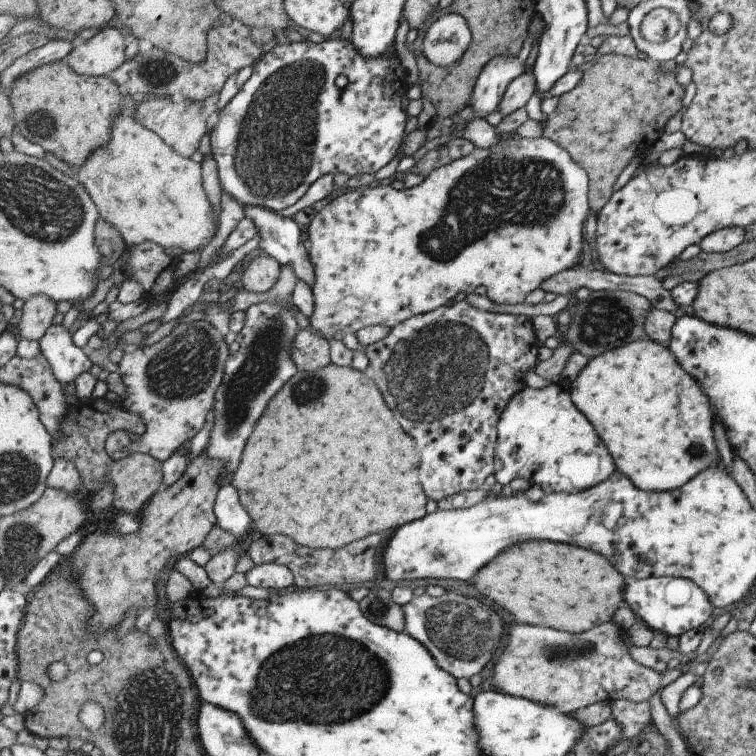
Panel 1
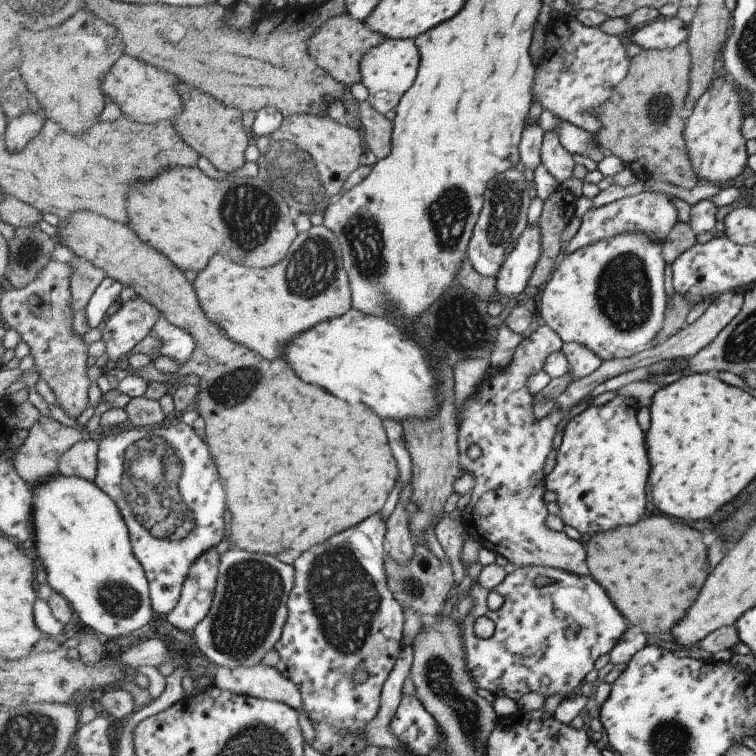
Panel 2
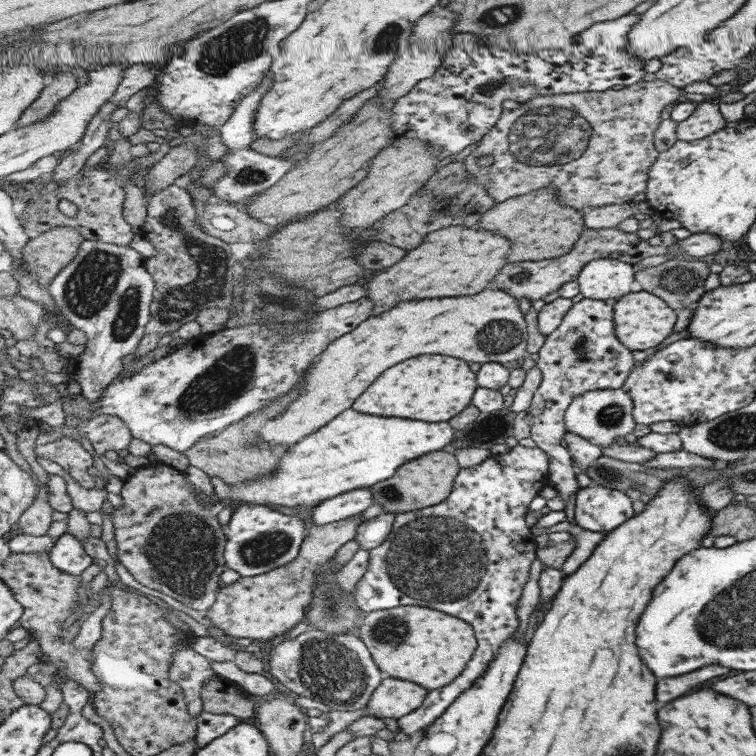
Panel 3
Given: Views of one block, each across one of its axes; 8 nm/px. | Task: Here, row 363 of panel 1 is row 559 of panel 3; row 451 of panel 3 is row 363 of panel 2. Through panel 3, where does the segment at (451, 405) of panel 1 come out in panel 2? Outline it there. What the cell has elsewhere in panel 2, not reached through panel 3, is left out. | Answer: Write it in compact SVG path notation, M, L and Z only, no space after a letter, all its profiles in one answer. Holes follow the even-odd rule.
M541 322L537 330L524 338L515 348L512 360L499 369L489 369L482 381L477 385L473 394L470 394L461 405L460 420L460 464L463 469L475 476L474 488L470 491L472 504L463 510L463 518L467 533L478 540L483 547L504 557L507 562L518 568L530 566L542 566L555 570L567 570L577 576L589 576L588 552L586 545L569 538L565 532L553 531L547 528L545 520L551 515L545 504L545 490L547 490L546 478L543 474L543 466L547 456L553 450L553 438L557 434L557 424L565 418L570 410L555 412L535 420L533 406L535 394L530 394L527 387L529 375L536 371L545 370L547 358L555 351L561 351L565 342L561 334ZM471 446L480 447L482 453L478 458L469 458Z

